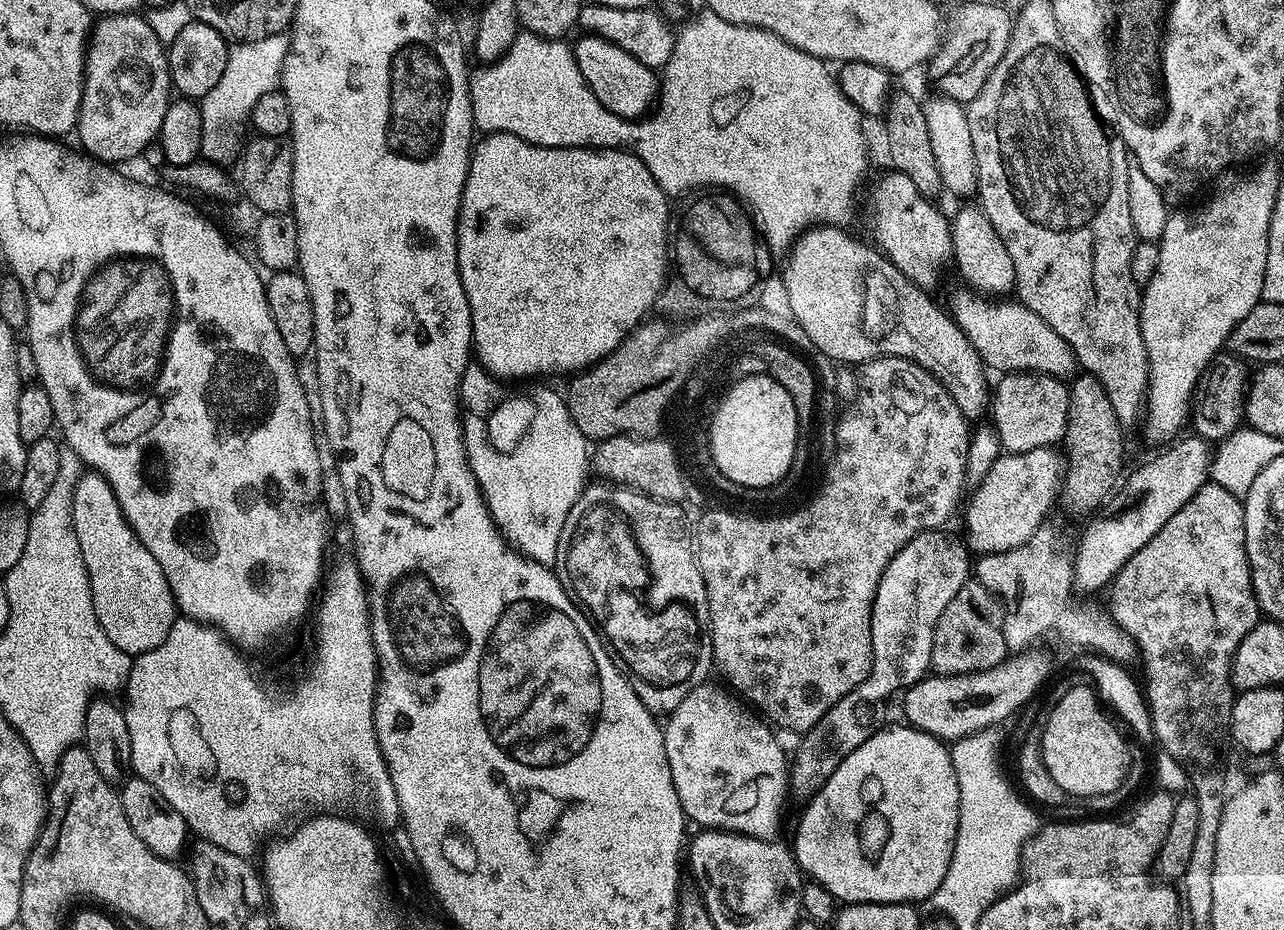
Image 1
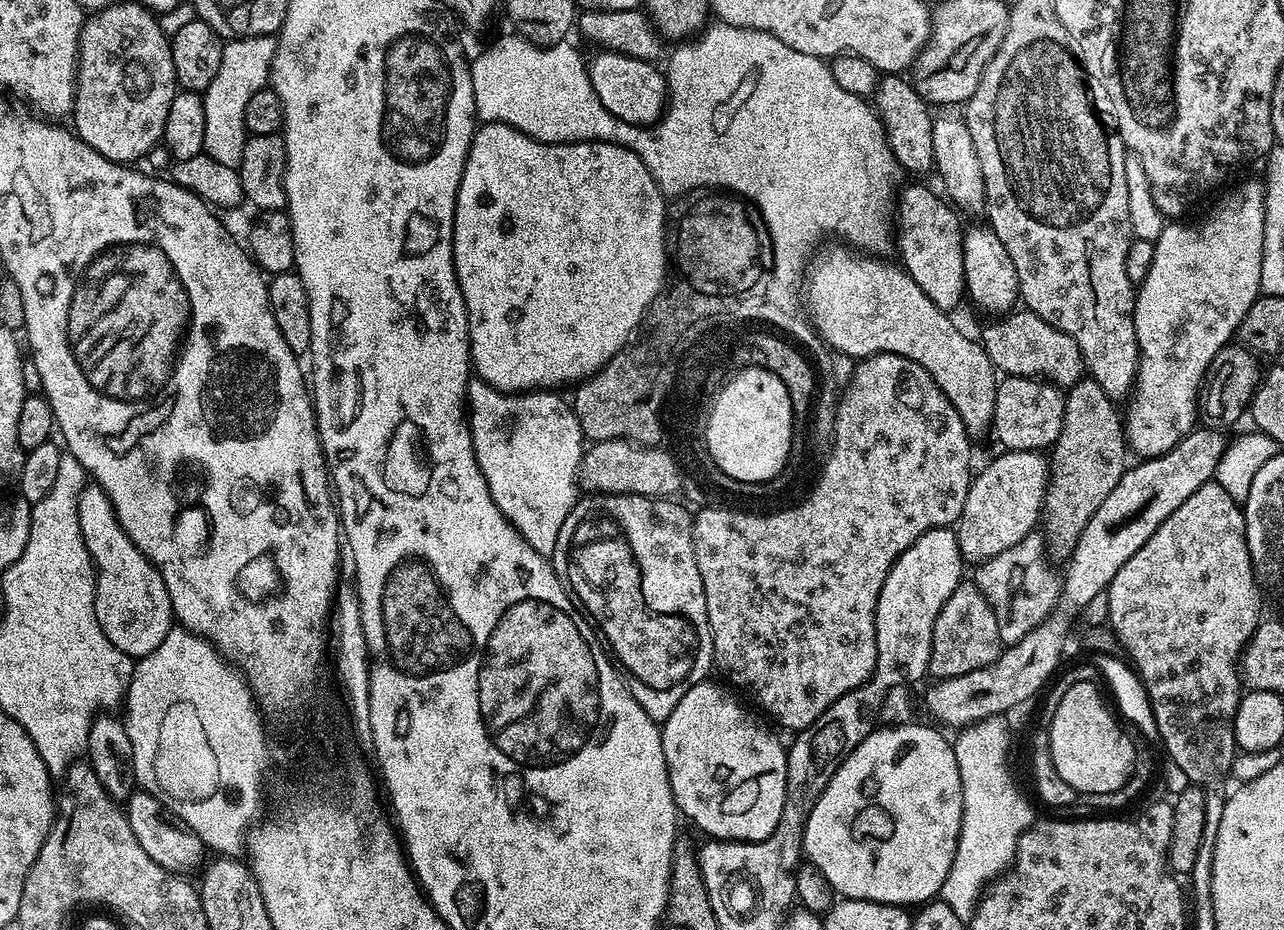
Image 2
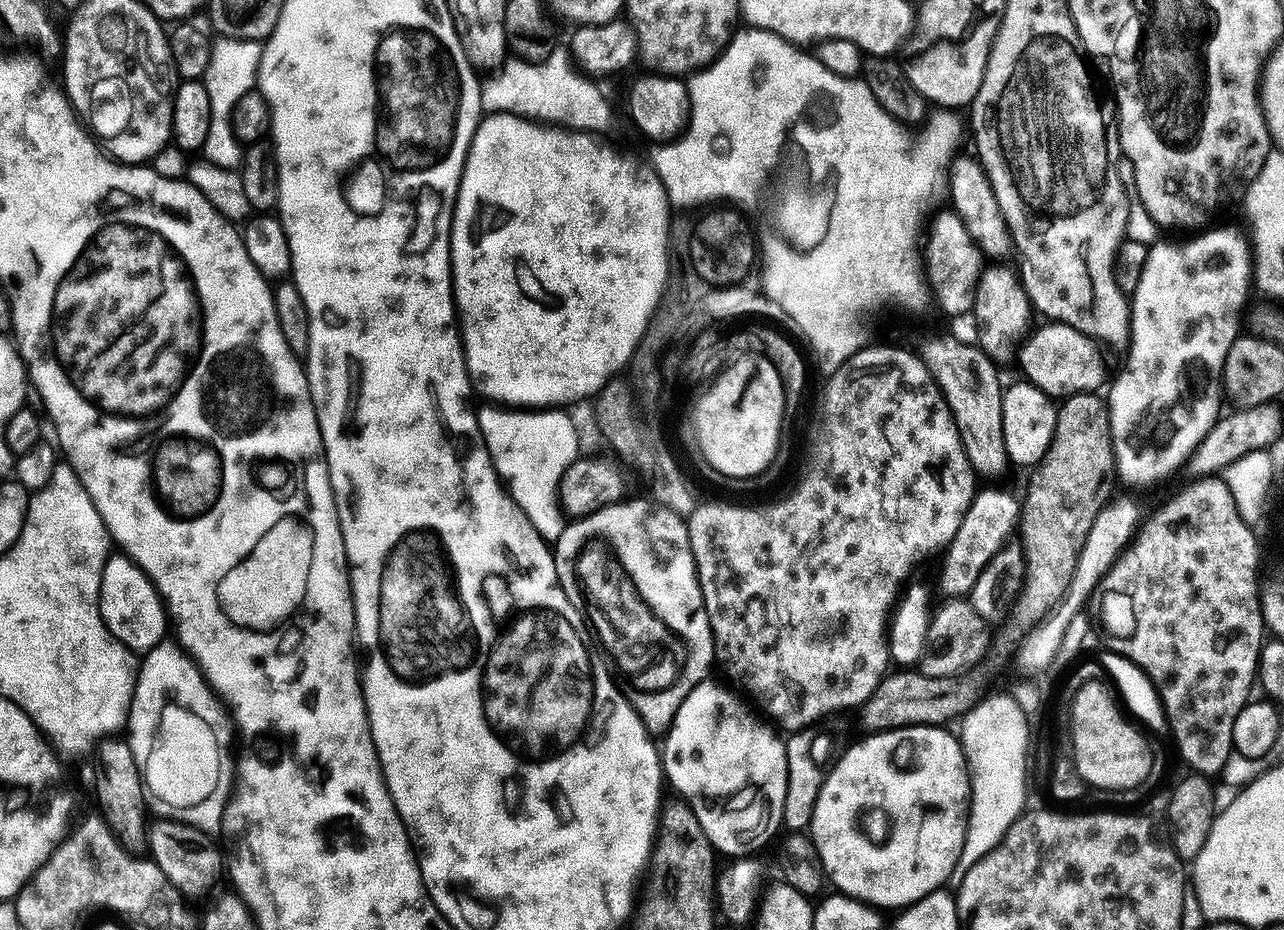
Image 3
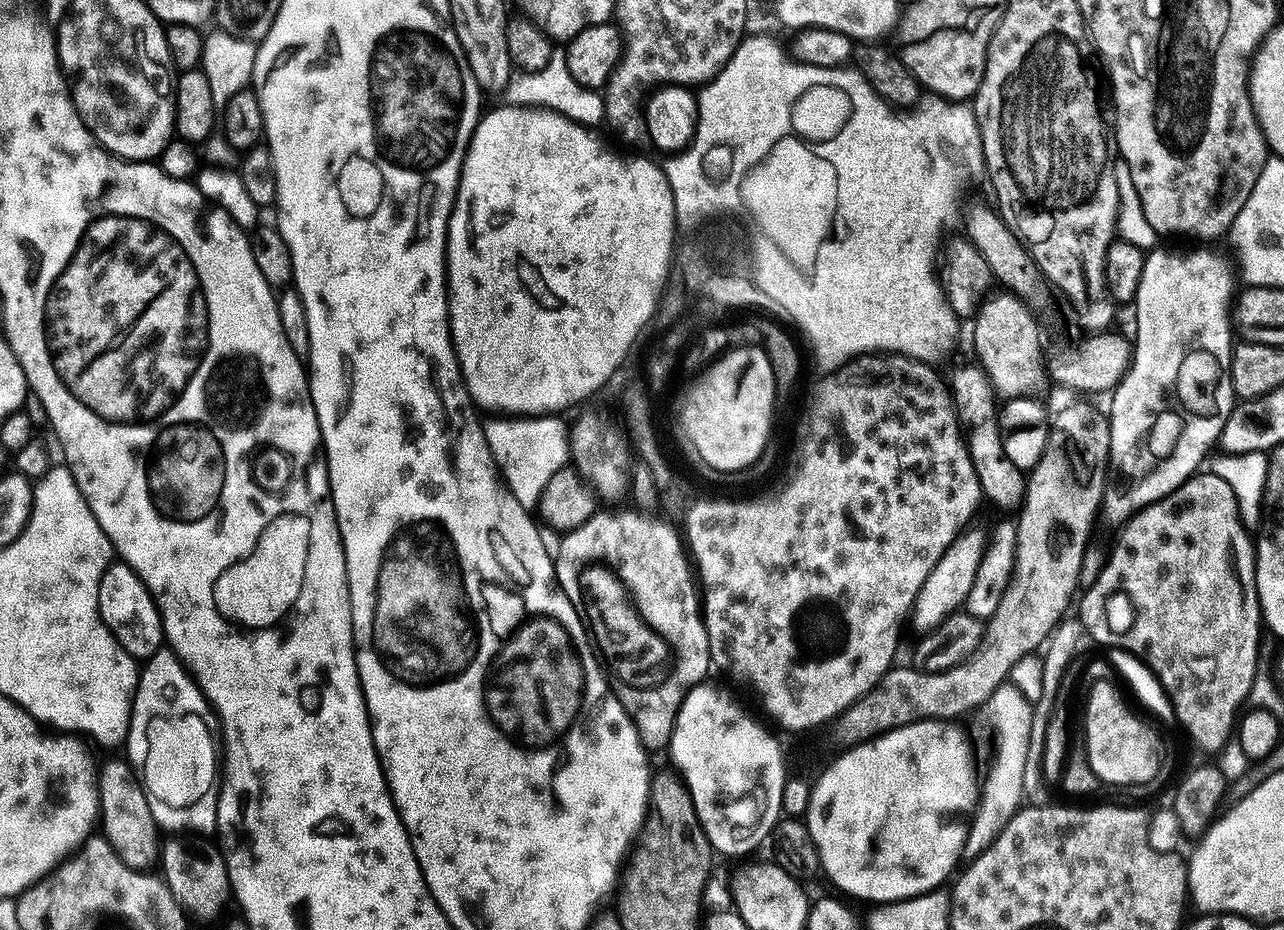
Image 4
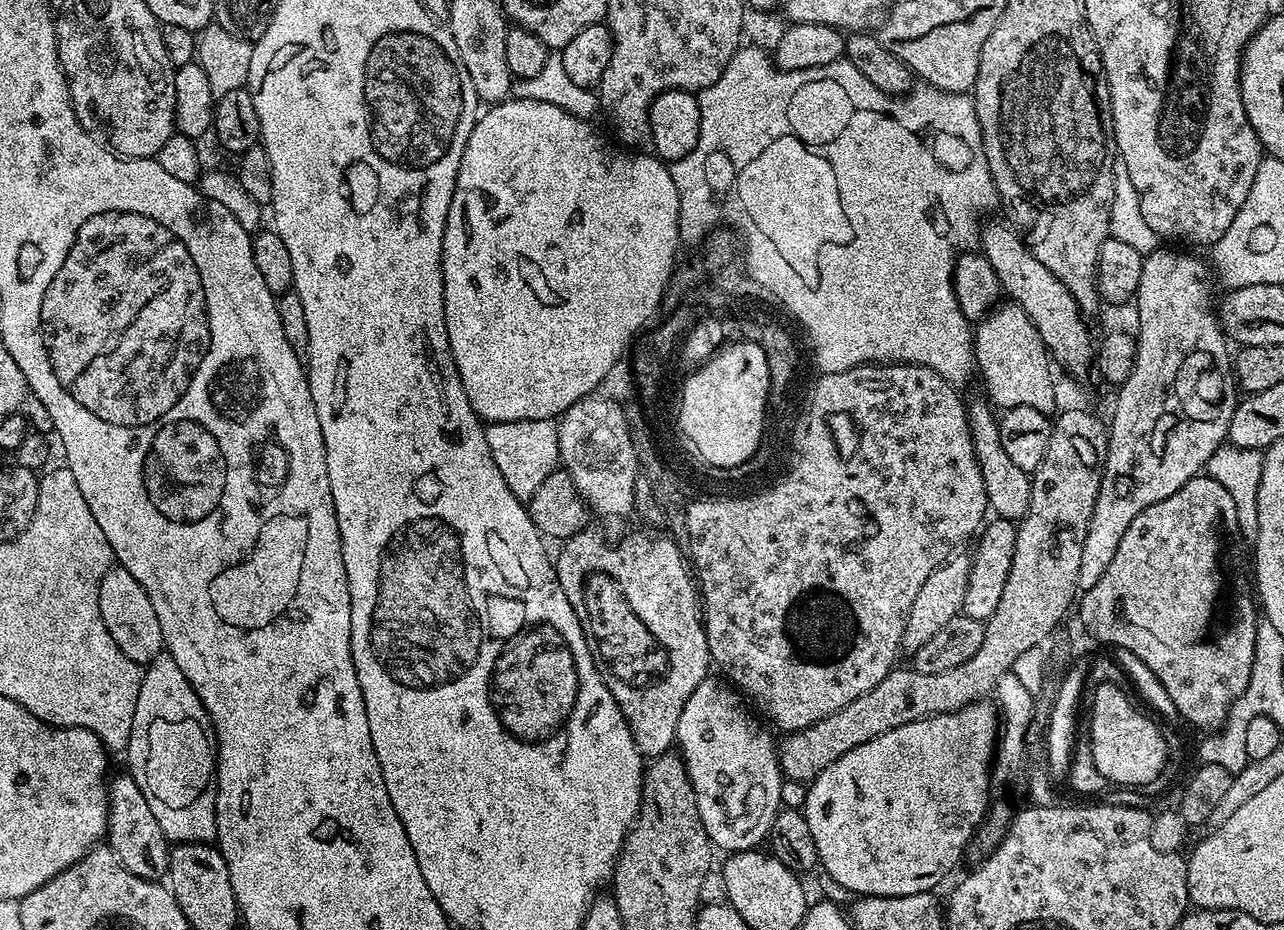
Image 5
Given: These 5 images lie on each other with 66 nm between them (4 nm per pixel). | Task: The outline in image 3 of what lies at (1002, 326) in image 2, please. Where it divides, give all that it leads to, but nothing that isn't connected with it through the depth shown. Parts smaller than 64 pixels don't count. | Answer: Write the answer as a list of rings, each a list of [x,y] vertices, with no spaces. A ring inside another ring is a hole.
[[[1044,322],[1044,325],[1041,326],[1040,329],[1037,330],[1036,333],[1033,334],[1032,337],[1029,338],[1028,341],[1025,342],[1024,345],[1019,345],[1018,354],[1020,350],[1020,368],[1022,371],[1025,372],[1027,383],[1033,384],[1034,386],[1038,386],[1046,393],[1046,395],[1053,397],[1053,398],[1067,398],[1069,396],[1073,396],[1076,392],[1096,392],[1099,389],[1099,384],[1104,380],[1104,362],[1100,358],[1100,354],[1098,351],[1098,346],[1095,341],[1089,339],[1086,334],[1082,334],[1078,330],[1074,330],[1070,326],[1066,326],[1065,324],[1058,324],[1055,322]]]

